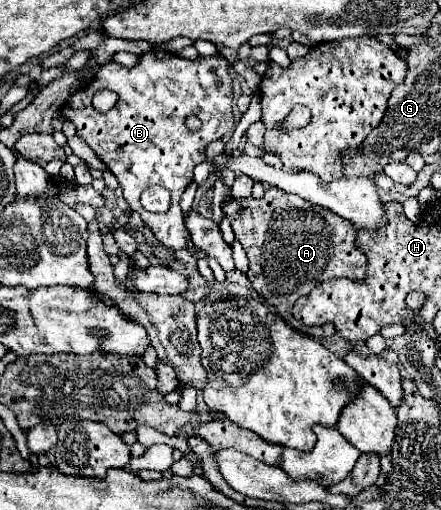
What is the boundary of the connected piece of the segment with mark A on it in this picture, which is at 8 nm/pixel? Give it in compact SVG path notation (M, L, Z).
M277 187L267 189L263 199L231 199L223 207L223 213L229 217L235 237L247 251L247 277L251 281L251 287L265 299L265 303L271 305L297 331L303 331L313 338L335 334L335 328L331 323L320 326L297 323L291 309L301 295L311 293L313 287L321 285L327 279L361 279L365 275L367 259L355 247L357 229L353 227L353 223Z

